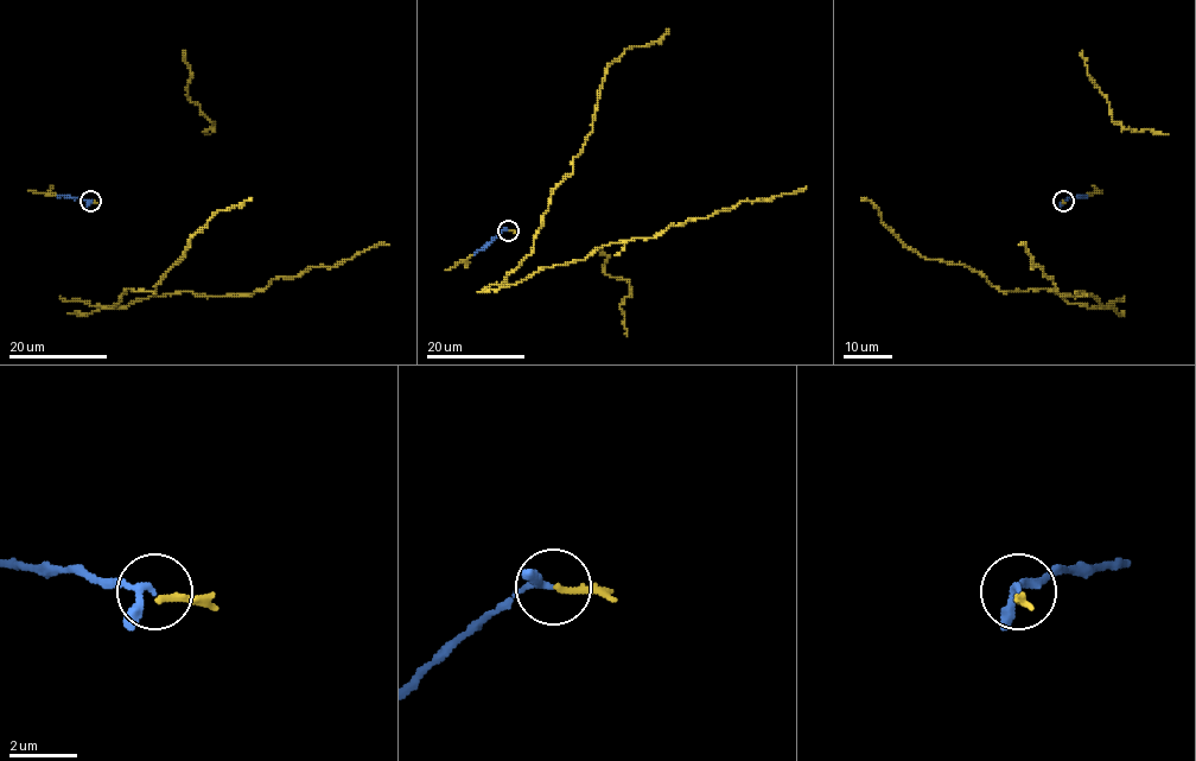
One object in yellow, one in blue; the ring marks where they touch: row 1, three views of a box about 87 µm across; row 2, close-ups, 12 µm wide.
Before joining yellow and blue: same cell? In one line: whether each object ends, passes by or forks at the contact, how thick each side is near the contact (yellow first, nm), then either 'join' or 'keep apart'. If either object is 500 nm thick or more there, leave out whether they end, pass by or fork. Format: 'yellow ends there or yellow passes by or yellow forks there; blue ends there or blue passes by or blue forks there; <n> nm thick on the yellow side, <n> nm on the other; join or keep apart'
yellow ends there; blue passes by; 200 nm thick on the yellow side, 170 nm on the other; join

